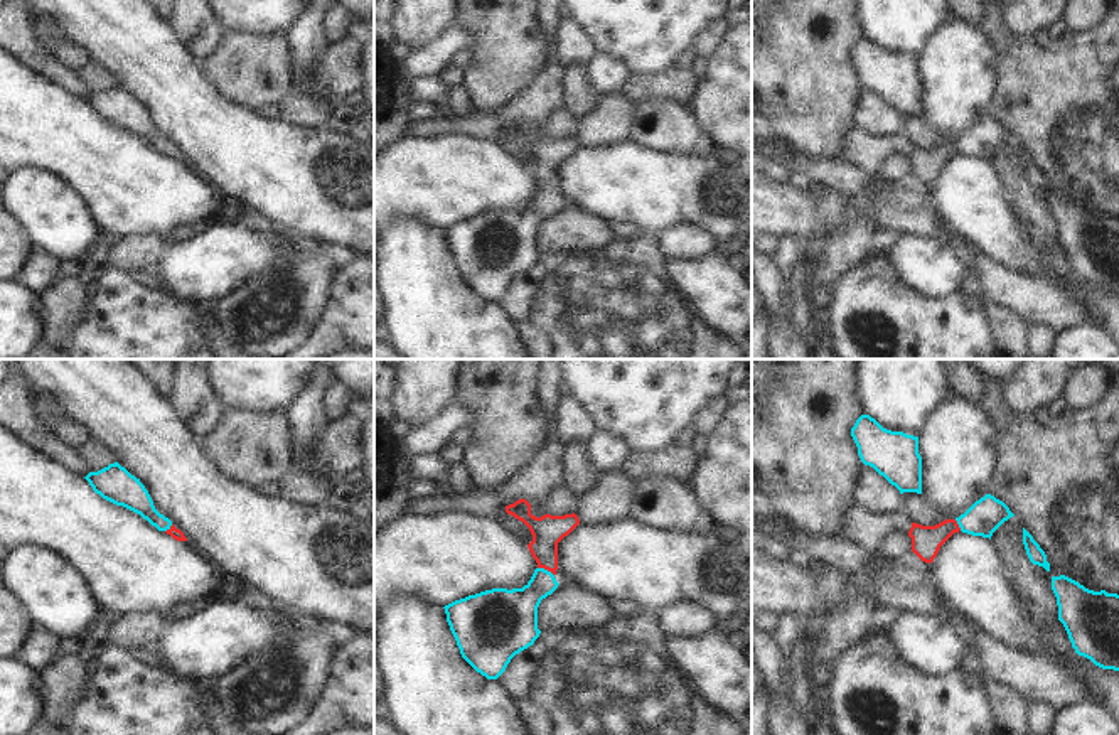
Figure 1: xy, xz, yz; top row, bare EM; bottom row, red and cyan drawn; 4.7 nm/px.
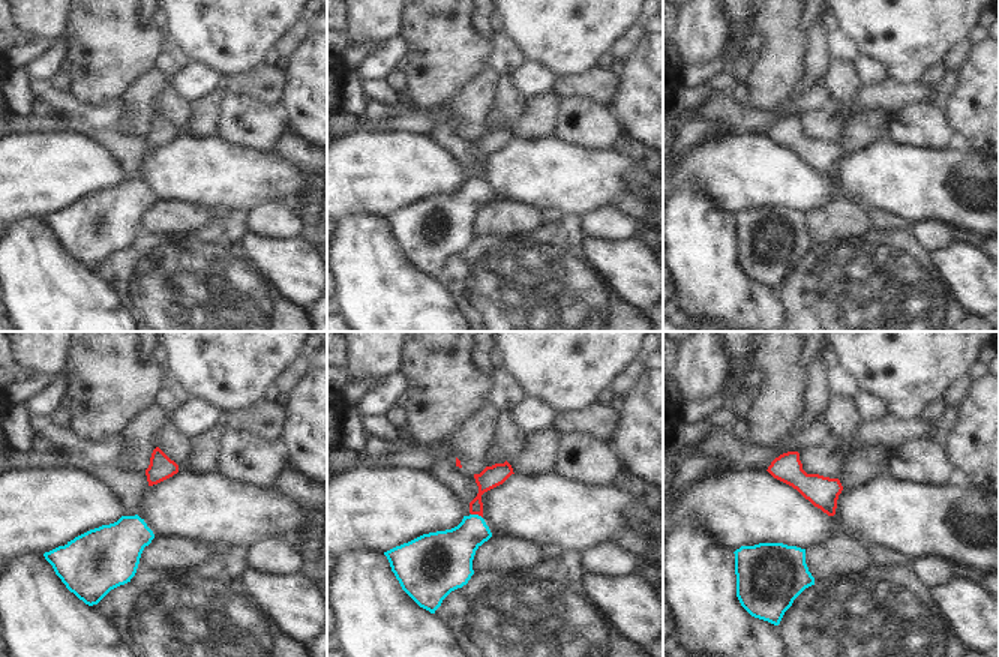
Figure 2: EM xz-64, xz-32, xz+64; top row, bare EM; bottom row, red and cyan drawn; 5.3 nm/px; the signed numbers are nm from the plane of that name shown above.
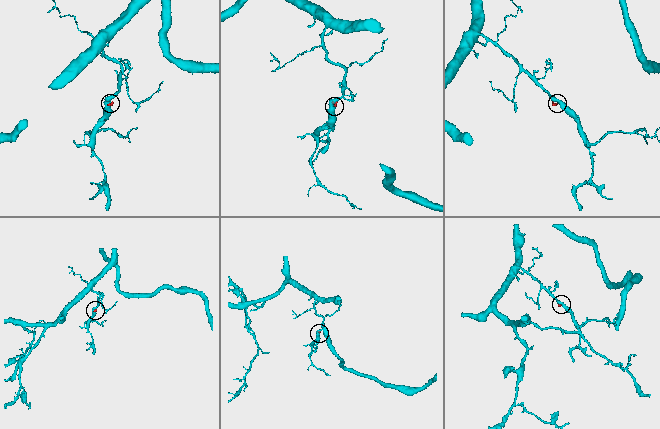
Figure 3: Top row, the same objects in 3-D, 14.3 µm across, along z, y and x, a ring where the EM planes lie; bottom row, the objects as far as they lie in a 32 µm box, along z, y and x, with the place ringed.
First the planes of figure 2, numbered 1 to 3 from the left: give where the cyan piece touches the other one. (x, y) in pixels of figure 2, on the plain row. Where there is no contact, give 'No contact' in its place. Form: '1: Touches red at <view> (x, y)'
1: No contact
2: Touches red at xz-32 (477, 177)
3: No contact

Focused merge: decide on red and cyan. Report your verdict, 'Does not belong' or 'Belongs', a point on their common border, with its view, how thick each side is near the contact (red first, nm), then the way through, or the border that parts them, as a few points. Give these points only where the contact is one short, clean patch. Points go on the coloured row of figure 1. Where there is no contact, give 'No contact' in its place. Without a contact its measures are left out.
Belongs. Touches red at xz (546, 568). Thickness 150 nm (red) against 200 nm. Path across: xz (548, 530), (546, 568), (543, 582), (516, 611)

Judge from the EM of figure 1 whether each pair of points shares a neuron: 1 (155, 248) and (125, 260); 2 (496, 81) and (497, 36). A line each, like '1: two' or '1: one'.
1: one
2: one

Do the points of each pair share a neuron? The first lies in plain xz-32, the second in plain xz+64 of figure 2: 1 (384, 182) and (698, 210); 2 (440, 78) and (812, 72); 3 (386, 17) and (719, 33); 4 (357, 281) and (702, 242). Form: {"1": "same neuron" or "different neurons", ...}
{"1": "different neurons", "2": "different neurons", "3": "same neuron", "4": "same neuron"}

